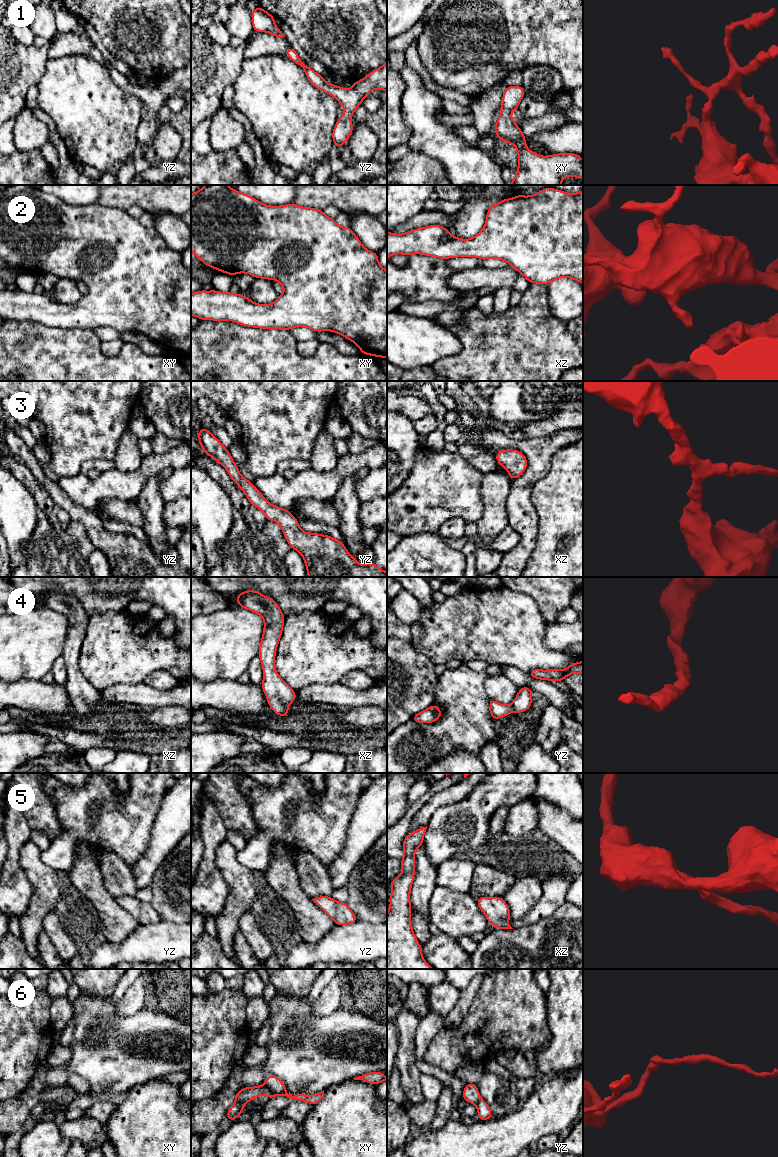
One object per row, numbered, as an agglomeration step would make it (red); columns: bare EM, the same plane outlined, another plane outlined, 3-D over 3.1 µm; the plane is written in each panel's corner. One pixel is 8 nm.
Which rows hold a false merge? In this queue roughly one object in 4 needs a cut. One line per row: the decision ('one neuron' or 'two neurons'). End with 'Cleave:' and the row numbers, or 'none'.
1: one neuron
2: one neuron
3: one neuron
4: one neuron
5: one neuron
6: two neurons
Cleave: 6

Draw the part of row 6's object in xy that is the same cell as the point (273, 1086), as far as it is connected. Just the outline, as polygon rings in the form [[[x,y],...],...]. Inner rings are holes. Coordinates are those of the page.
[[[270,1074],[267,1076],[266,1081],[262,1086],[244,1087],[233,1098],[236,1102],[241,1101],[247,1103],[262,1095],[266,1095],[269,1099],[277,1095],[282,1095],[289,1099],[307,1102],[312,1106],[323,1099],[324,1090],[313,1095],[297,1094],[292,1096],[287,1093],[285,1084],[278,1077]]]

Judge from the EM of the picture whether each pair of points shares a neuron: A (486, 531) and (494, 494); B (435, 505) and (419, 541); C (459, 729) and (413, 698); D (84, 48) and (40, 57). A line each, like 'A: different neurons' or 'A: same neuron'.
A: same neuron
B: different neurons
C: different neurons
D: different neurons

